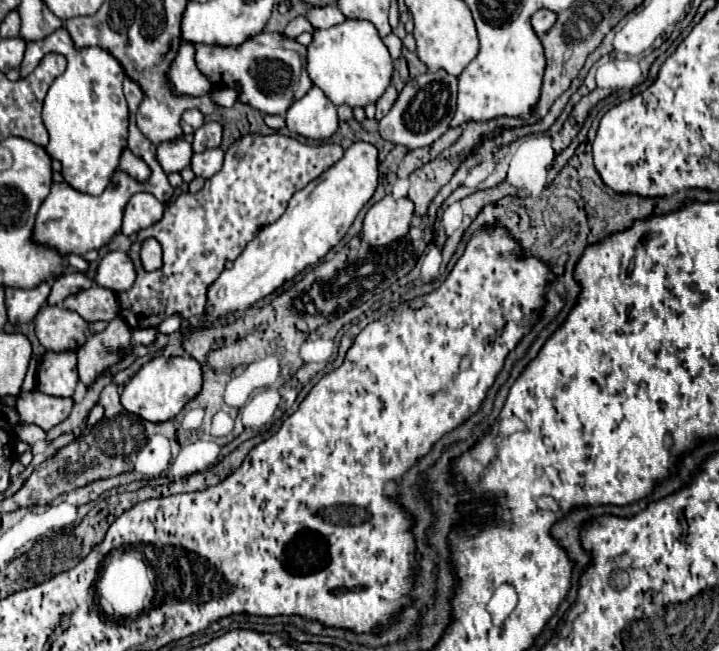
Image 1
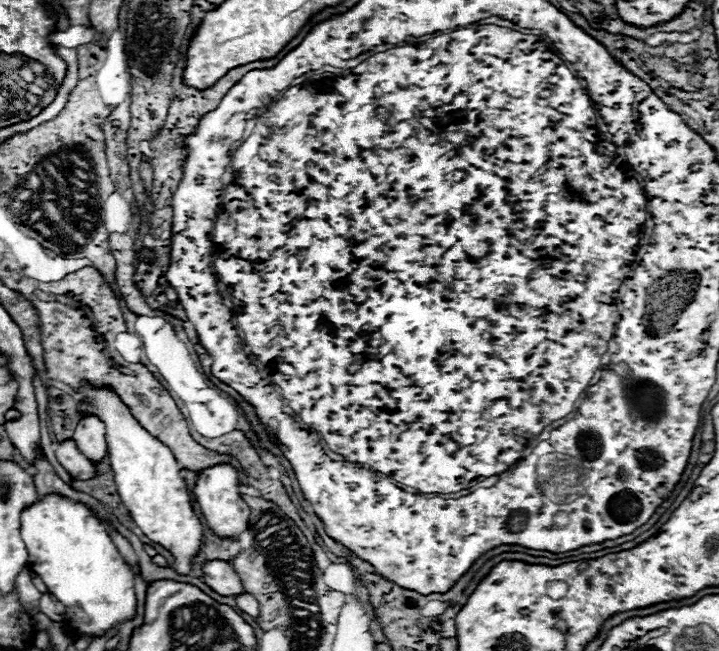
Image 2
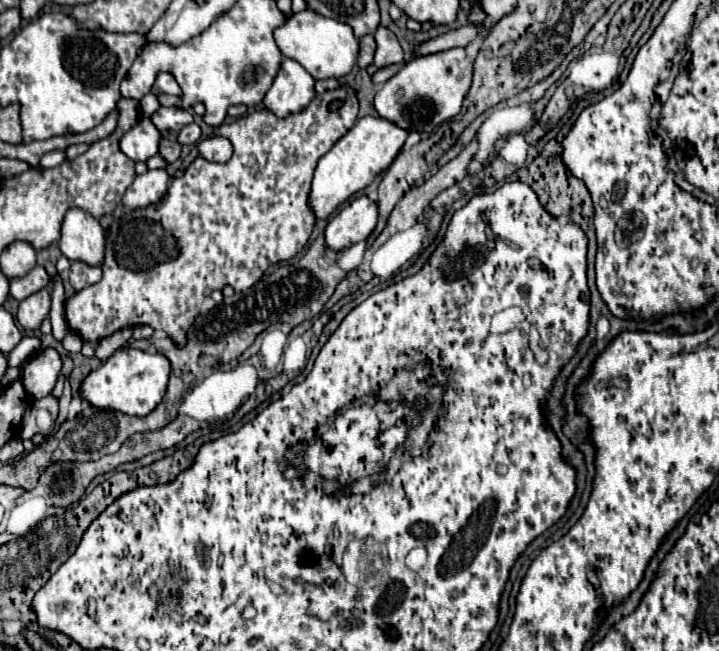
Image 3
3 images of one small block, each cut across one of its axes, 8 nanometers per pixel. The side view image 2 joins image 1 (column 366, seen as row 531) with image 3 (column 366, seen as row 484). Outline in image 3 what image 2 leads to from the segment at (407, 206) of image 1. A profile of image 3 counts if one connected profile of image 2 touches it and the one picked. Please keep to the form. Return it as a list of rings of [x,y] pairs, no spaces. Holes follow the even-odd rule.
[[[358,196],[344,206],[326,226],[326,244],[332,250],[344,250],[366,240],[378,222],[378,204],[368,196]]]

